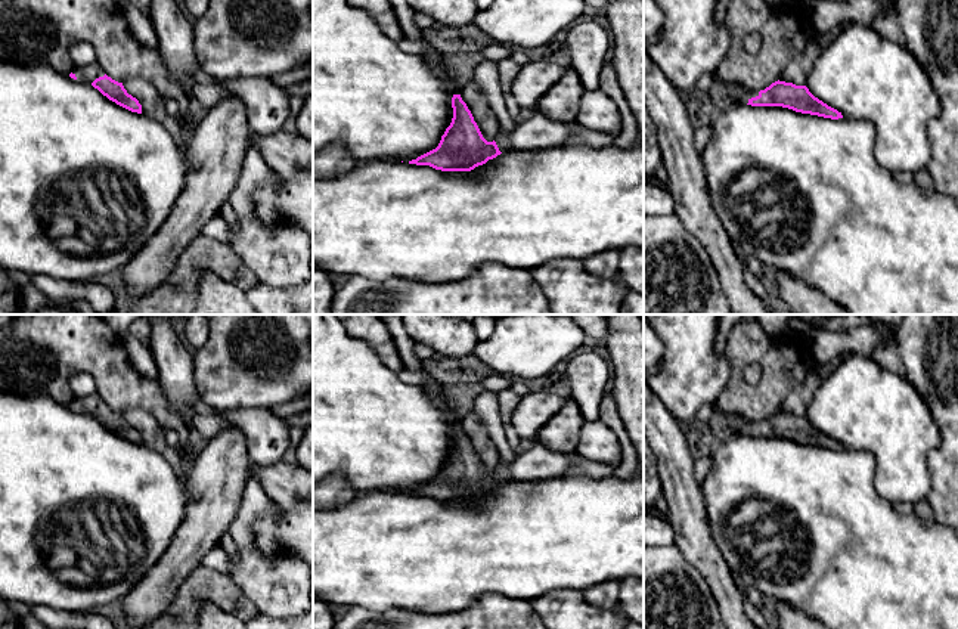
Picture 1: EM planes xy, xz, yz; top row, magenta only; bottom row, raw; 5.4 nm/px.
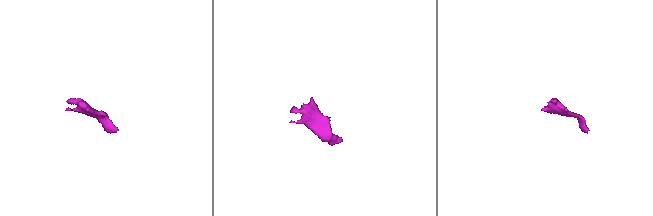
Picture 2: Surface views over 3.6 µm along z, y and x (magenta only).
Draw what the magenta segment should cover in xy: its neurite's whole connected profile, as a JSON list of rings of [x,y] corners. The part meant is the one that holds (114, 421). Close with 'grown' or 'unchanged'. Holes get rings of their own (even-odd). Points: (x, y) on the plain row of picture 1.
[[[97,394],[74,399],[69,408],[92,415],[117,436],[131,443],[142,444],[142,436],[139,431],[127,424],[123,413],[118,413],[108,408]]]; grown

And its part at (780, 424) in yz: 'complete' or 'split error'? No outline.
split error

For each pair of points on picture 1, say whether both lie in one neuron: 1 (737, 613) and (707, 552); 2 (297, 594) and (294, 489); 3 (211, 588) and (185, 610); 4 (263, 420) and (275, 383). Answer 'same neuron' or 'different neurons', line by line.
1: same neuron
2: different neurons
3: same neuron
4: different neurons

